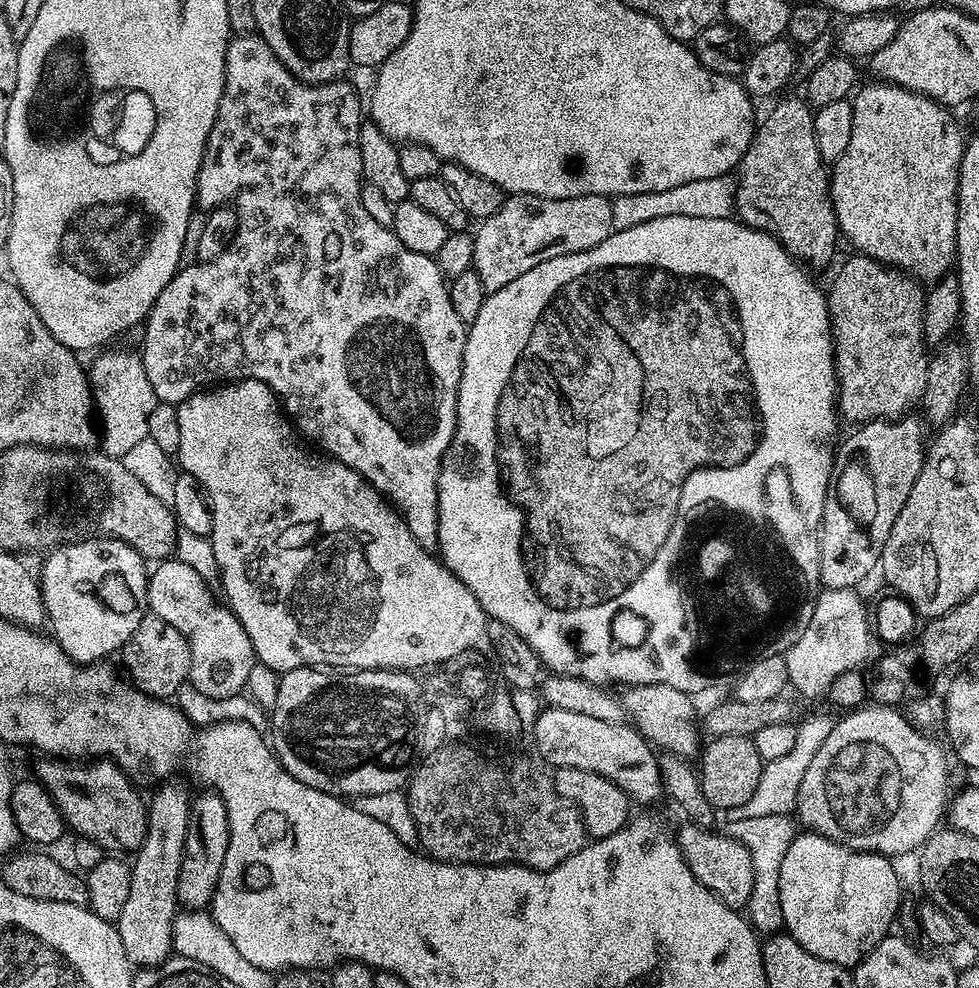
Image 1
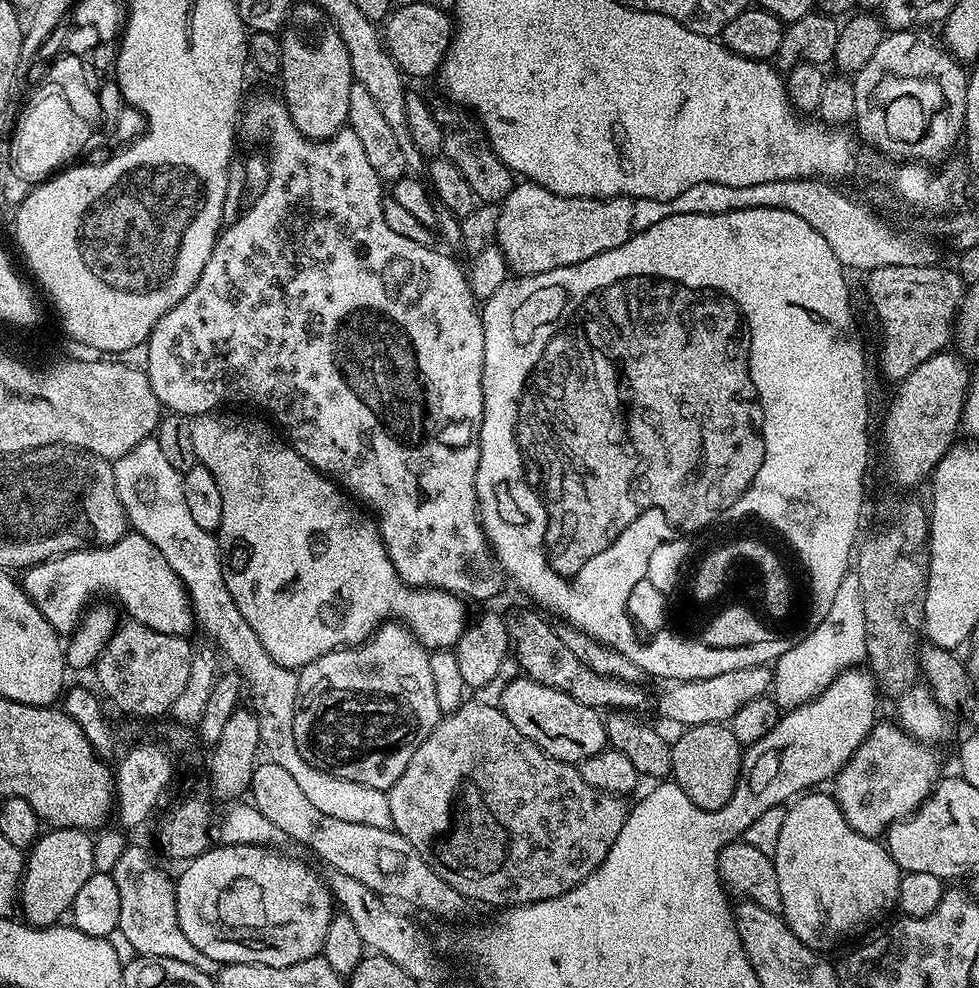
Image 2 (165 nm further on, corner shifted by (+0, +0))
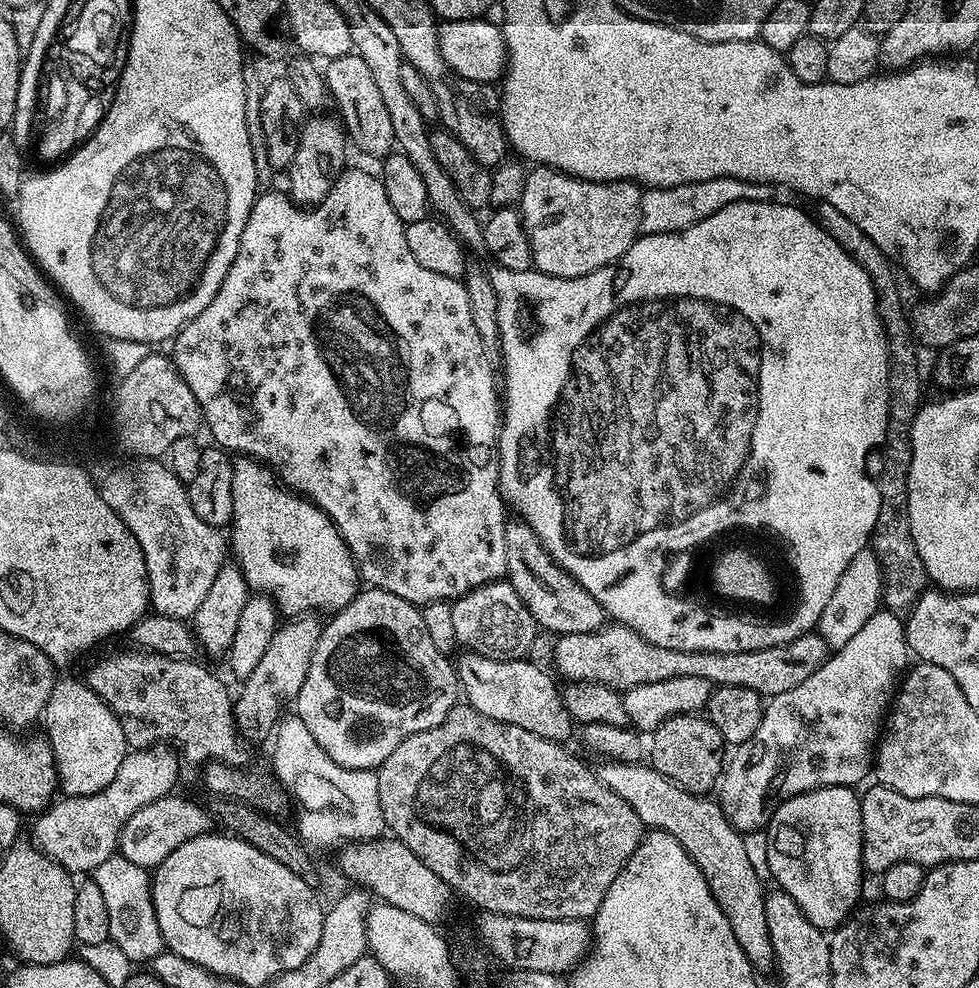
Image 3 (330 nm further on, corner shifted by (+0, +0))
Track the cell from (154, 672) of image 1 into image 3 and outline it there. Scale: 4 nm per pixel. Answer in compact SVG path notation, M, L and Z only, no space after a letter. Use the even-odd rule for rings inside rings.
M143 650L131 651L98 661L86 677L88 687L94 690L94 694L98 694L98 698L102 698L102 702L106 702L106 706L110 706L118 718L129 749L175 746L187 763L189 760L192 764L204 766L209 761L223 761L227 765L243 765L246 744L238 731L233 697L228 697L223 682L210 669L195 664L195 659L163 656Z

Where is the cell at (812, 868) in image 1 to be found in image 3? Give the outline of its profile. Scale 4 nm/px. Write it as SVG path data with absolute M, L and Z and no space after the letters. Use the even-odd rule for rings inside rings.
M849 785L816 788L814 791L792 796L781 801L775 814L768 821L767 854L770 877L777 887L797 902L807 920L820 931L832 932L849 919L859 905L864 878L861 862L861 804L856 790Z

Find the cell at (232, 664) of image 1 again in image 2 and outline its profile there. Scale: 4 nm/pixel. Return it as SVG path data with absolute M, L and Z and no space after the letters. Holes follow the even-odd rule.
M135 530L125 532L122 539L113 544L79 548L77 552L36 564L23 576L25 594L59 634L76 631L80 617L93 603L95 592L105 592L113 596L108 597L113 601L120 600L119 607L124 607L129 612L127 615L139 624L150 626L150 630L187 637L188 631L194 628L192 600L180 576L170 570L170 562L162 558L162 550Z

